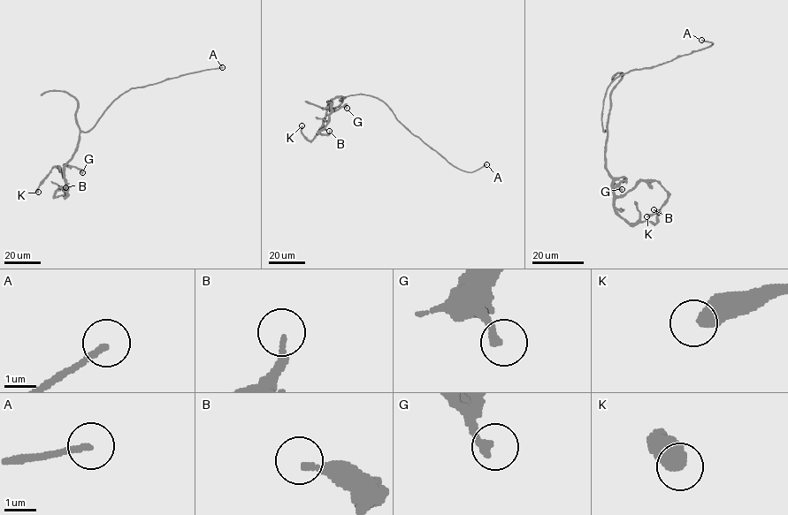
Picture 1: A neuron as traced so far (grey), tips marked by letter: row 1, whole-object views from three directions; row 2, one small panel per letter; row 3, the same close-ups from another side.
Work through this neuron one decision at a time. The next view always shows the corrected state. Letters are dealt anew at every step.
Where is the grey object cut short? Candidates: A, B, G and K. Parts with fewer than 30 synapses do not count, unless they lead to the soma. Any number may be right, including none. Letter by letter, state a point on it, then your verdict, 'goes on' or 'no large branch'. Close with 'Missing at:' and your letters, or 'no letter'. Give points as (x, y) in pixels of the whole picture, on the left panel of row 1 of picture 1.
A: at (222, 67); goes on
B: at (65, 187); no large branch
G: at (82, 172); no large branch
K: at (38, 192); no large branch
Missing at: A

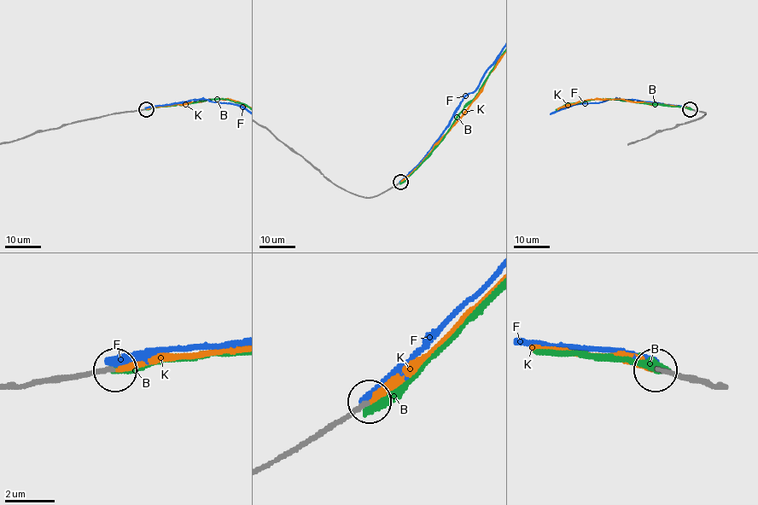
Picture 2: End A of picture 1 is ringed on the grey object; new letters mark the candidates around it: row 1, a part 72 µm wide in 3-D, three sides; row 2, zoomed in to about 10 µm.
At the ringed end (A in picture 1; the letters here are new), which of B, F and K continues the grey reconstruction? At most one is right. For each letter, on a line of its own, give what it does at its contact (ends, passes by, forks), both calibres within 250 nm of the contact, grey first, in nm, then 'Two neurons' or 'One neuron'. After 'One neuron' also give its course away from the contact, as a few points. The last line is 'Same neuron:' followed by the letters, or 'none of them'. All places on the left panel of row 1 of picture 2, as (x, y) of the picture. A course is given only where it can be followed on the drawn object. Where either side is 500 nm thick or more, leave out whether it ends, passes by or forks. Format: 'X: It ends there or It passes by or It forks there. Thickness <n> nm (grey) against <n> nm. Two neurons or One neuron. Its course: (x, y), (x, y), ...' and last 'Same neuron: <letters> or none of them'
B: It ends there. Thickness 200 nm (grey) against 440 nm. Two neurons
F: It ends there. Thickness 190 nm (grey) against 380 nm. Two neurons
K: It ends there. Thickness 180 nm (grey) against 260 nm. One neuron
Same neuron: K

